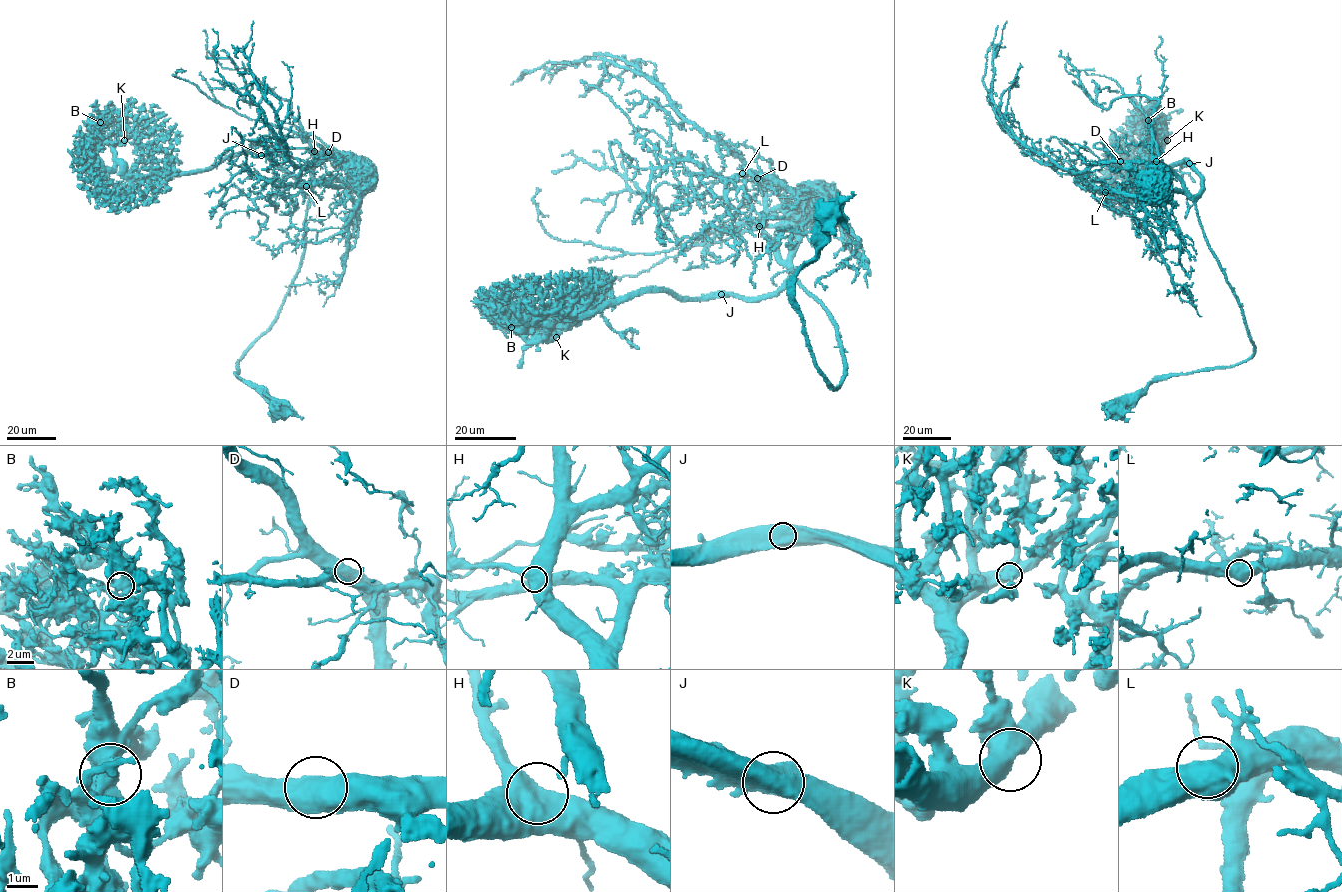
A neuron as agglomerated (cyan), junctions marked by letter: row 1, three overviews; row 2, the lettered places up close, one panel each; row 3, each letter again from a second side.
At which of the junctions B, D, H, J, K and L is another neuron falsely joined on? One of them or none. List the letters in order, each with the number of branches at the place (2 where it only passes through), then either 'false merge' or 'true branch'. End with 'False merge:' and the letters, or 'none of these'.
B: 2 | true branch
D: 2 | true branch
H: 2 | true branch
J: 2 | true branch
K: 2 | true branch
L: 2 | true branch
False merge: none of these

